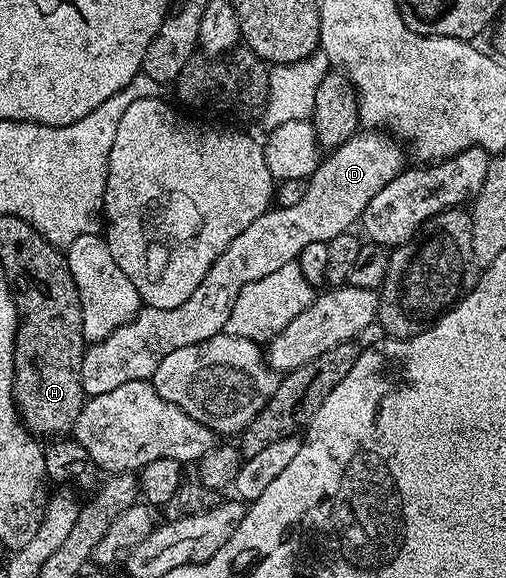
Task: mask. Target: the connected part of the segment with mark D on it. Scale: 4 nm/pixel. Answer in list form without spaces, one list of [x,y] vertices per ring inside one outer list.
[[[359,131],[348,143],[333,150],[327,156],[330,158],[327,161],[325,158],[306,181],[304,196],[293,207],[271,207],[264,215],[252,219],[252,223],[228,243],[216,263],[212,263],[208,275],[200,279],[200,287],[196,287],[180,307],[143,307],[124,327],[116,327],[108,339],[93,342],[82,357],[83,394],[91,398],[120,387],[120,383],[150,381],[156,367],[160,367],[161,361],[172,355],[172,351],[192,347],[192,343],[204,343],[204,339],[223,332],[228,315],[232,315],[236,295],[240,295],[248,283],[256,283],[256,279],[264,279],[264,275],[272,275],[272,271],[280,271],[280,267],[297,261],[308,243],[326,243],[336,239],[336,235],[351,232],[359,224],[373,197],[407,168],[407,154],[404,149],[402,154],[401,148],[403,146],[389,132]]]

